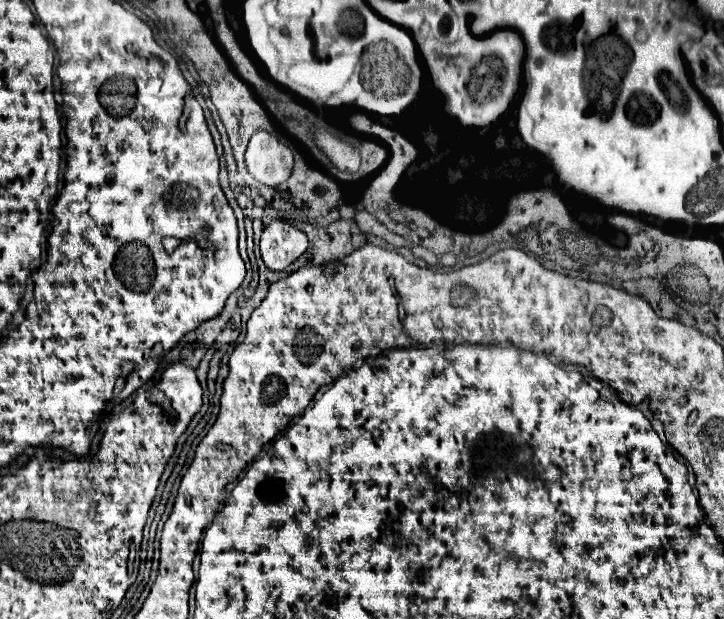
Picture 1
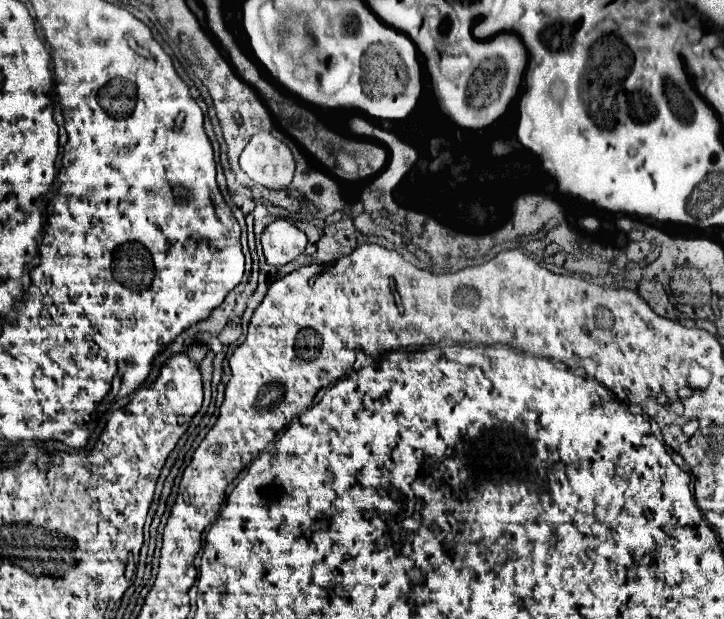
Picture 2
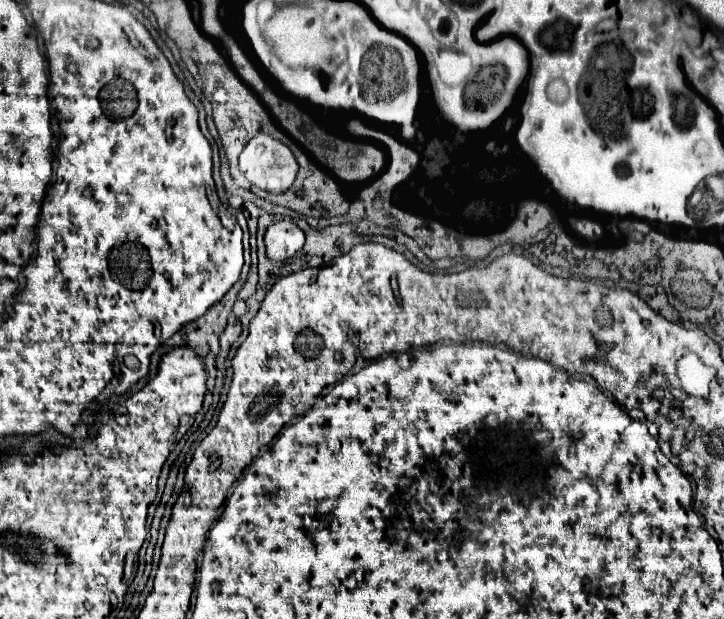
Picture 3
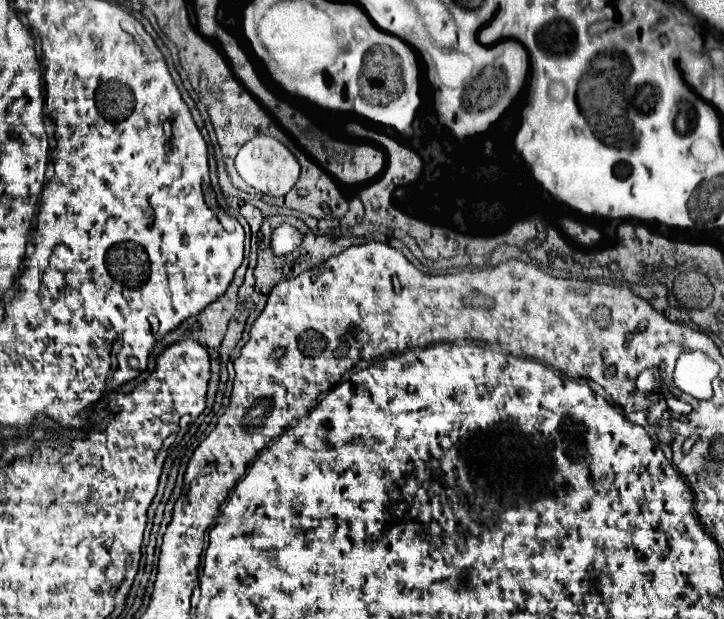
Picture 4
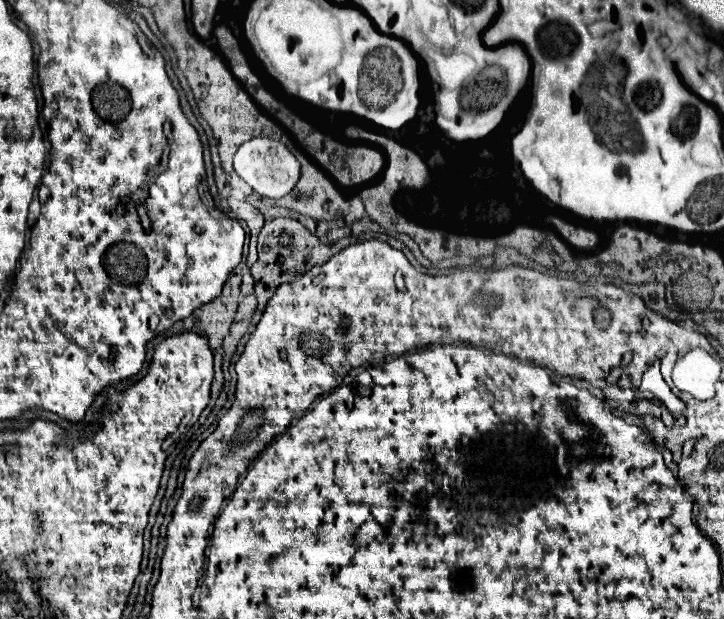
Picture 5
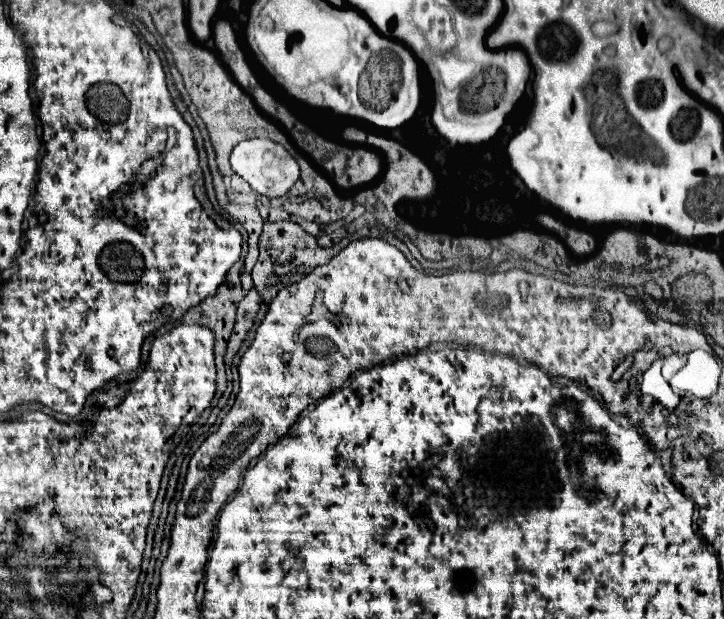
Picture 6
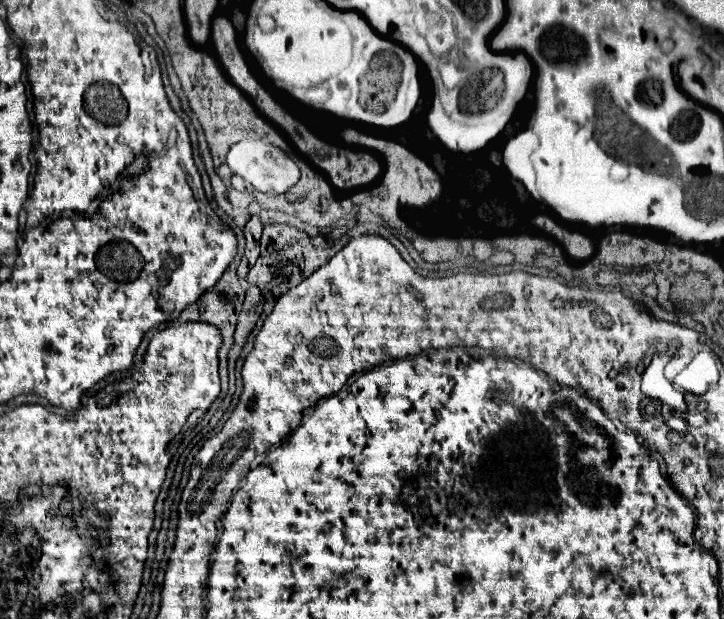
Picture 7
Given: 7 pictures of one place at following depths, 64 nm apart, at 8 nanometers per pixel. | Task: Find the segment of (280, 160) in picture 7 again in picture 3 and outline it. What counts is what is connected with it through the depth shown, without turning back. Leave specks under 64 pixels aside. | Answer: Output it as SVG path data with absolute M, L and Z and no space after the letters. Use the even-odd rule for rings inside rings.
M258 134L244 146L238 166L252 186L270 194L284 194L298 174L290 148L268 134Z

